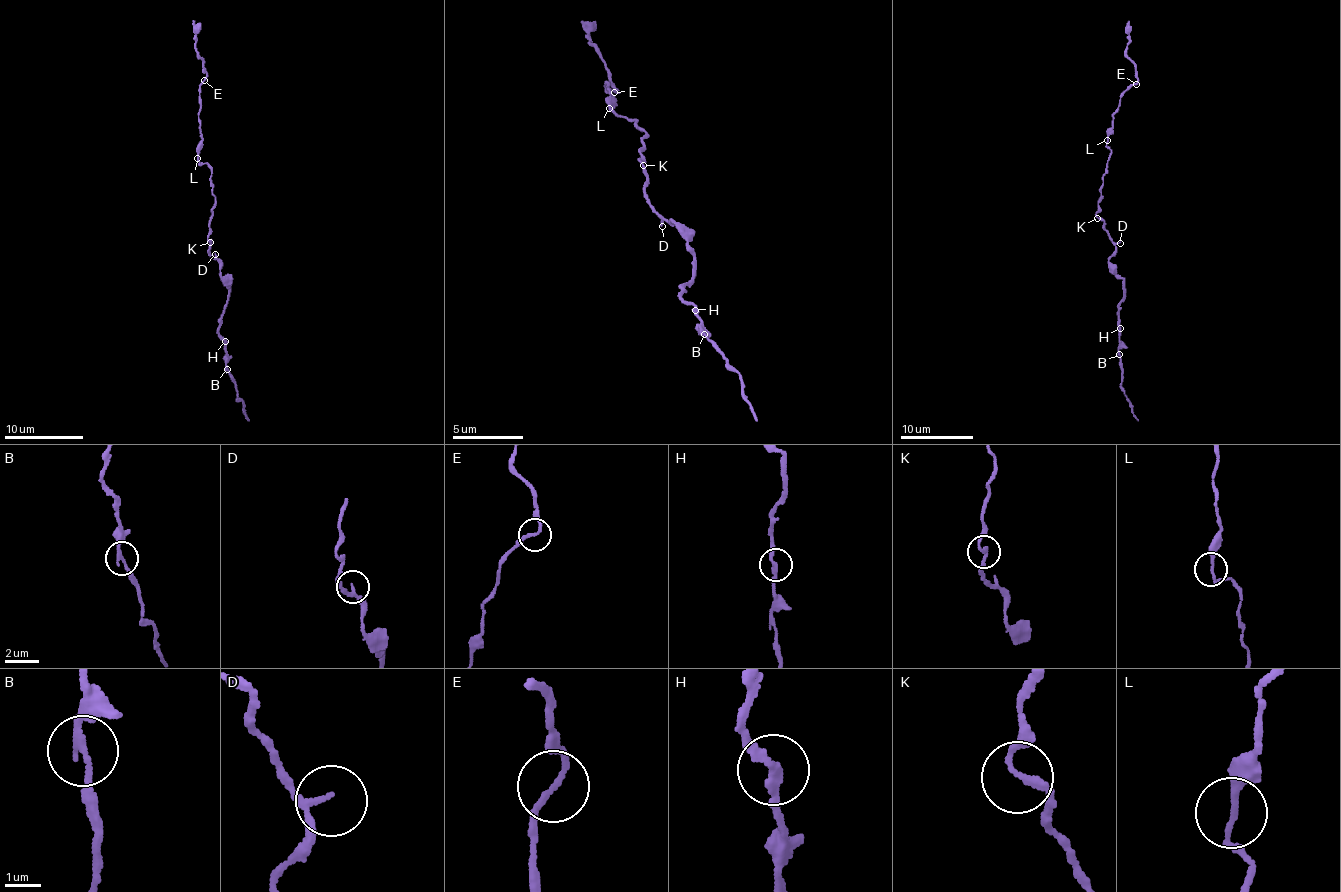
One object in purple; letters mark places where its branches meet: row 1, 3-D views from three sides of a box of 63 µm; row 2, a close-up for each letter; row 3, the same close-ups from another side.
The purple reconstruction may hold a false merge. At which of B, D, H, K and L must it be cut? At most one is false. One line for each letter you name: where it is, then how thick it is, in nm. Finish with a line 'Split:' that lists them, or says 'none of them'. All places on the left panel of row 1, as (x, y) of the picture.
Split: none of them

